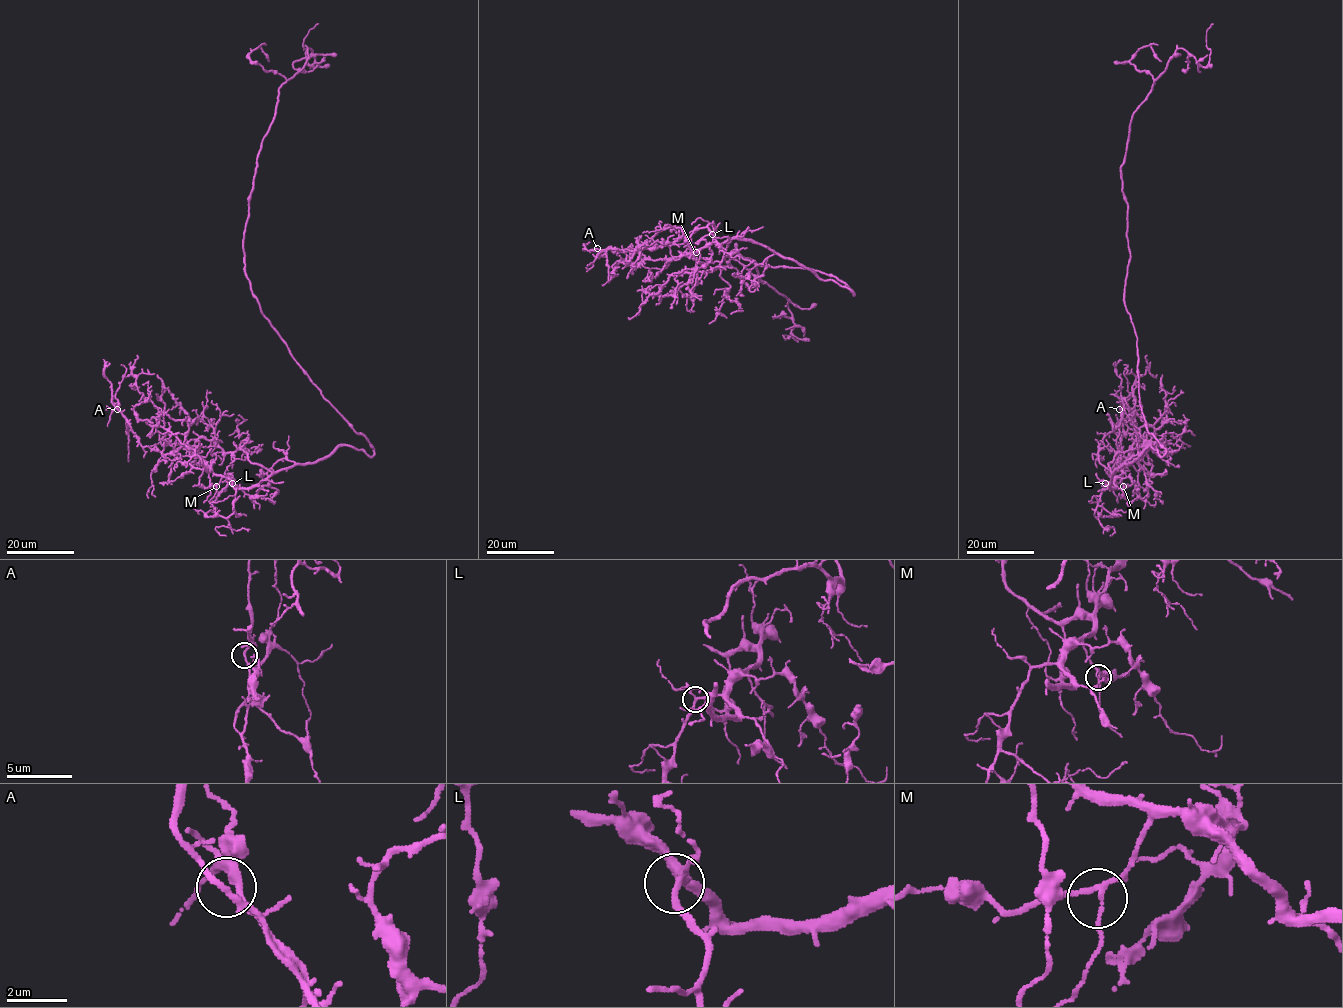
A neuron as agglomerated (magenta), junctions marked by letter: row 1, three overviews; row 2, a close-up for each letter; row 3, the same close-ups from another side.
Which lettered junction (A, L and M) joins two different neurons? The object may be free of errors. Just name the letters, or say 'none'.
none

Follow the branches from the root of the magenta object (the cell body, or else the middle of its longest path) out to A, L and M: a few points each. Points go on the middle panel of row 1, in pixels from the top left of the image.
A: (794, 268), (832, 274), (854, 295), (749, 240), (731, 239), (694, 251), (685, 238), (654, 248), (597, 248)
L: (794, 268), (832, 274), (854, 295), (759, 244), (731, 239), (718, 246), (712, 234)
M: (794, 268), (832, 274), (854, 295), (749, 240), (711, 243), (696, 252)

